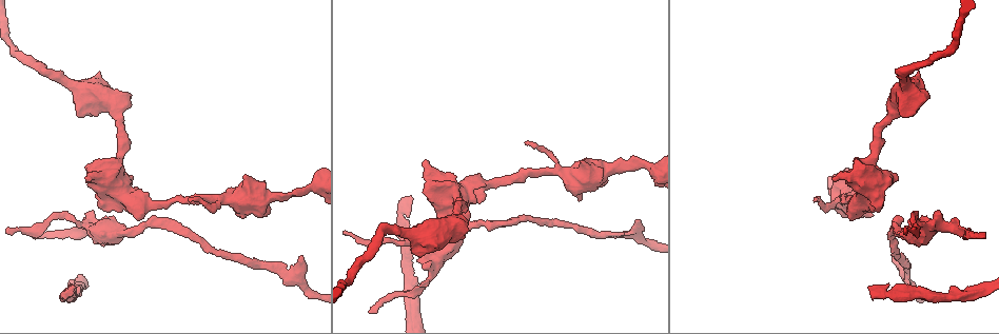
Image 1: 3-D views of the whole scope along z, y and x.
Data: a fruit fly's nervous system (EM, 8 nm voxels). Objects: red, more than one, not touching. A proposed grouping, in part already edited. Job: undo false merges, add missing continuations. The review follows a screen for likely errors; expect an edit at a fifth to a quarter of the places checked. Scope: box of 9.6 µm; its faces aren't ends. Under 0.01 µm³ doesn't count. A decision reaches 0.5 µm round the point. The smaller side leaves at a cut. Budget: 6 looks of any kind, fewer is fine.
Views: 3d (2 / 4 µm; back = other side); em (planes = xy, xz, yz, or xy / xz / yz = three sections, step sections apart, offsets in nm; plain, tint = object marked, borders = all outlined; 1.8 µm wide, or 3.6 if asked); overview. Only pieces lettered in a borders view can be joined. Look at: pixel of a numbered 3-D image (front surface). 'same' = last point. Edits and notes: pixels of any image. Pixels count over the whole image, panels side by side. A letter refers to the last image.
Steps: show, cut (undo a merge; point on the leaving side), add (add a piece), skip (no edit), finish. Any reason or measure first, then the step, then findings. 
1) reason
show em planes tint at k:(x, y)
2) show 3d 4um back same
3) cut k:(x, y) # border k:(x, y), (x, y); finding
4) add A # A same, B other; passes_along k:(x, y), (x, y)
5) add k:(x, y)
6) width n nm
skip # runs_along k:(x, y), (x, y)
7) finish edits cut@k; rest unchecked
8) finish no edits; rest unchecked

show em planes borders at 1:(245, 176)

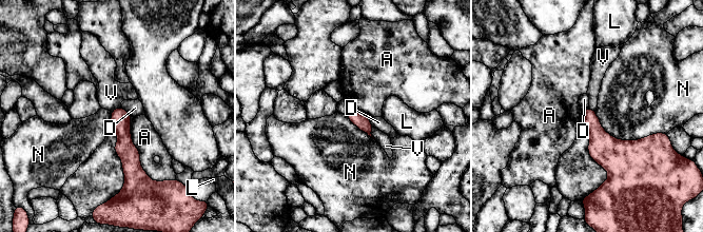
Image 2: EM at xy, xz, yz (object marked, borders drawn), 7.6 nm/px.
skip # A other, D other, L other, N other, V other; runs_along 2:(119, 110), (129, 154), (129, 178); none of them fits

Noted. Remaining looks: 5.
thick turns thin
show 3d 4um at 1:(118, 166)

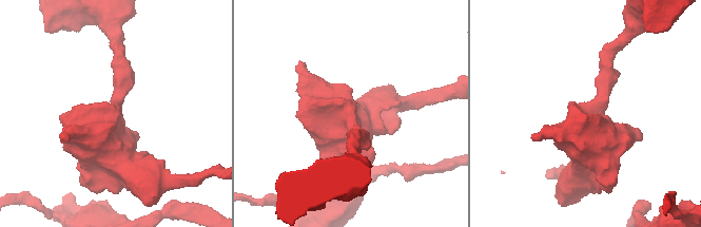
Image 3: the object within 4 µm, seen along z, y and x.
show em 3.6um xy step 16 tint at 3:(594, 111)

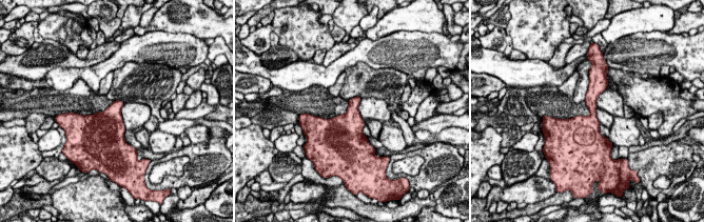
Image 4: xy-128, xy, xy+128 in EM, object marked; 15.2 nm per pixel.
show em 3.6um planes borders same

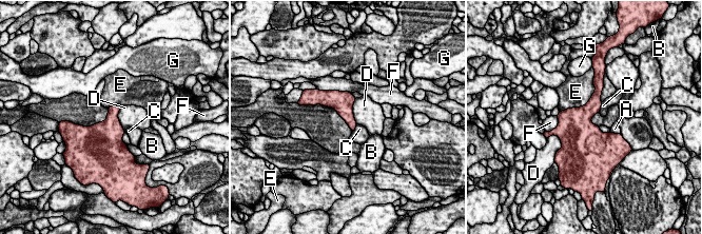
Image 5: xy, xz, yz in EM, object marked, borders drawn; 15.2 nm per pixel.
skip # A other, B other, C other, D other, E other, F other, G other; all the same neuron

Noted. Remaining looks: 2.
tapers out
show em 3.6um planes borders at 1:(893, 259)

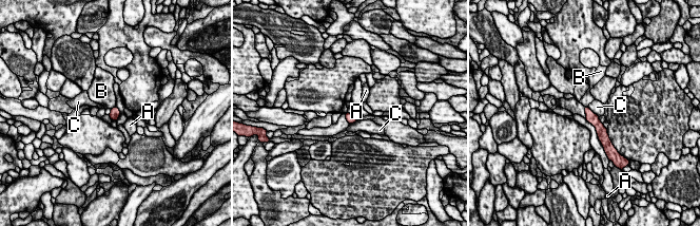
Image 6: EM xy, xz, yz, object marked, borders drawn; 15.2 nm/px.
longest_contact C 240 nm
skip # A other, B other, C other; runs_along 6:(587, 111), (598, 124), (605, 137); no lettered piece goes on from it

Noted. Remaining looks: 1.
finish no edits; rest unchecked

